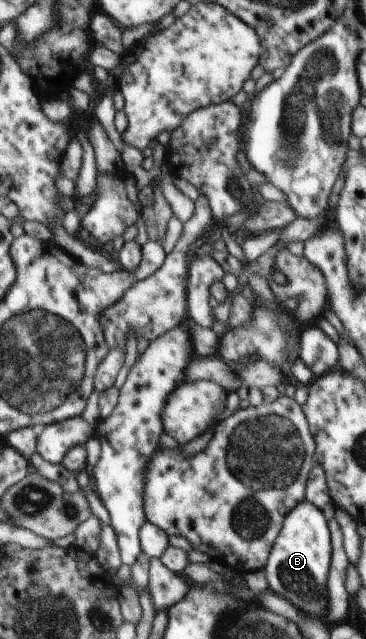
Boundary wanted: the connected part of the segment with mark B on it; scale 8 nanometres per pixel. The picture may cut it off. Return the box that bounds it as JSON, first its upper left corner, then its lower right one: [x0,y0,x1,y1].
[263,499,331,619]

